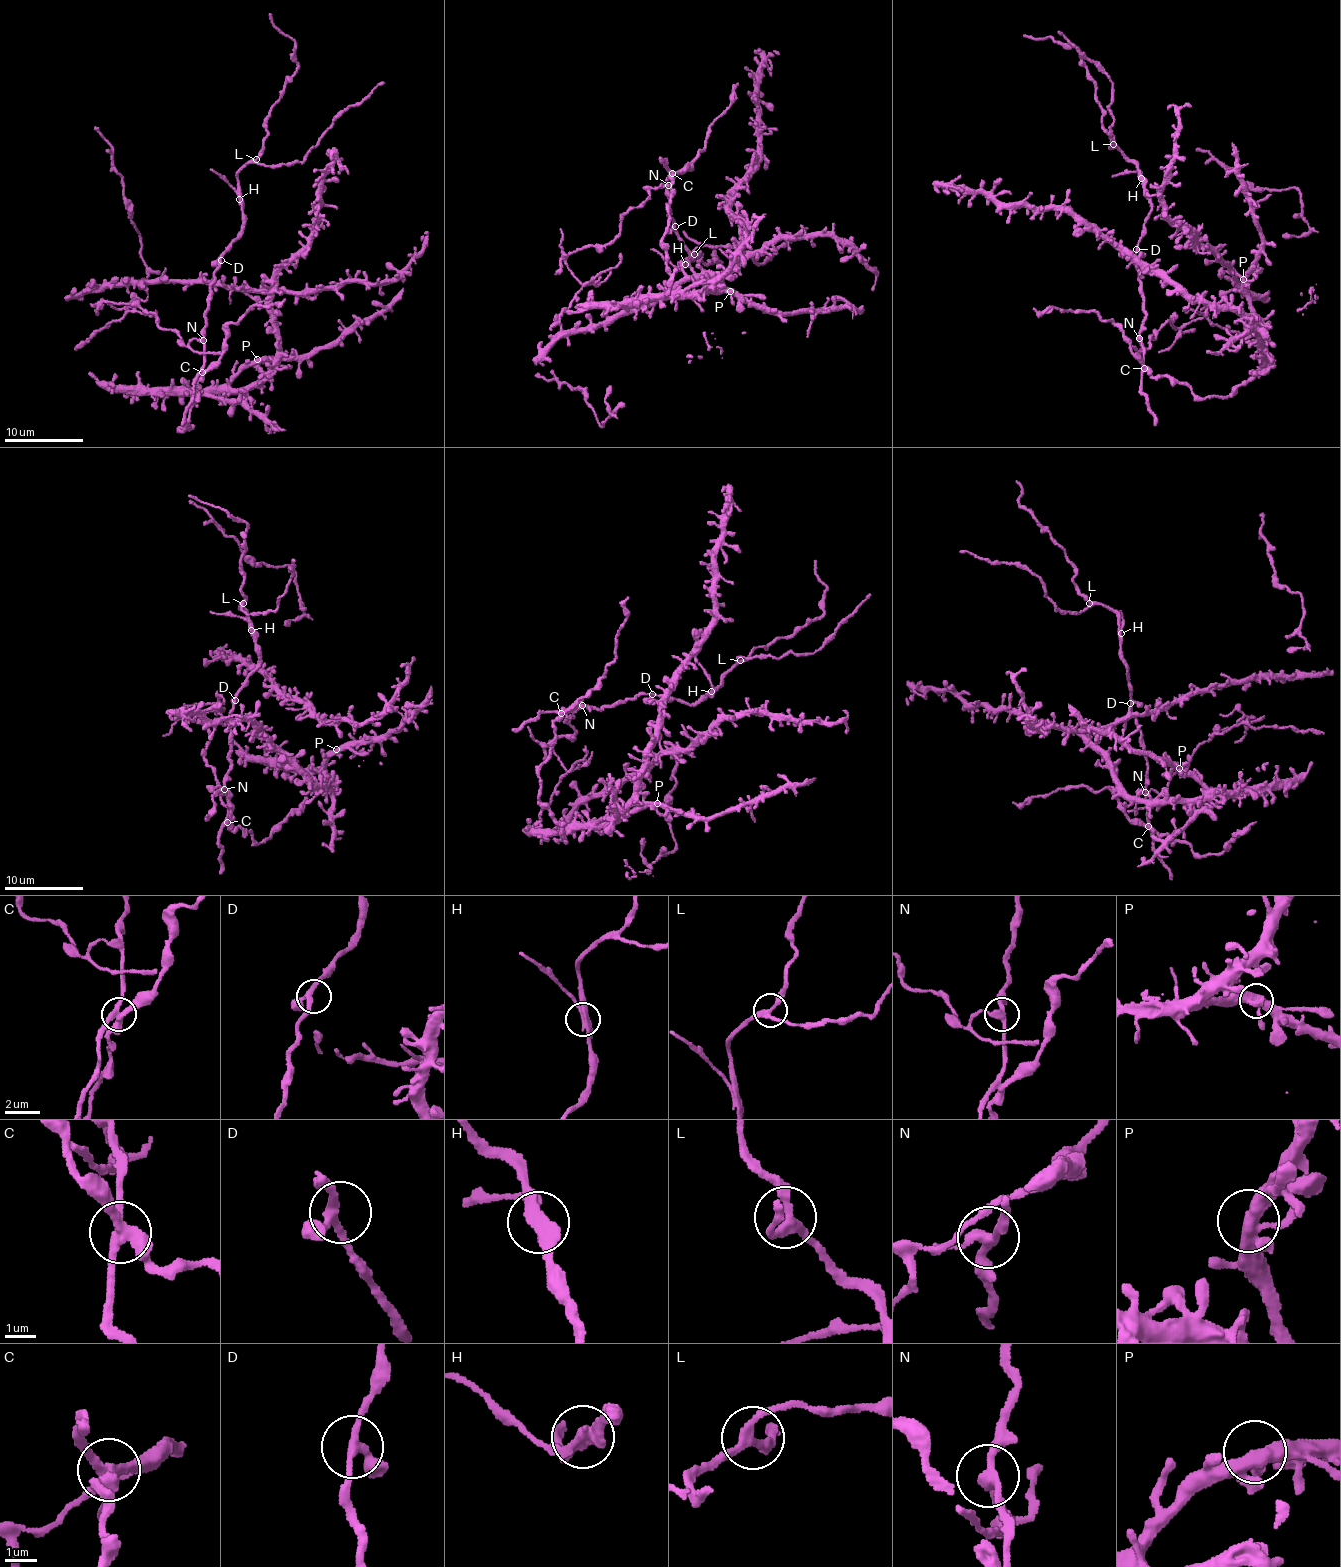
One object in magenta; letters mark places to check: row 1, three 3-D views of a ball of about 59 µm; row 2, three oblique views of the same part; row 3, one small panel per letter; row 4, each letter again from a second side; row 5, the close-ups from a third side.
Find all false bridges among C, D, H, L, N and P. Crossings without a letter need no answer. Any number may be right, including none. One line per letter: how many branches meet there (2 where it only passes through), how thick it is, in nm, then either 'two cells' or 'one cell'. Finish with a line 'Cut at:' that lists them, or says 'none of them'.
C: 4 | 340 nm | two cells
D: 3 | 240 nm | one cell
H: 3 | 280 nm | two cells
L: 3 | 240 nm | one cell
N: 3 | 280 nm | two cells
P: 4 | 400 nm | one cell
Cut at: C, H, N

